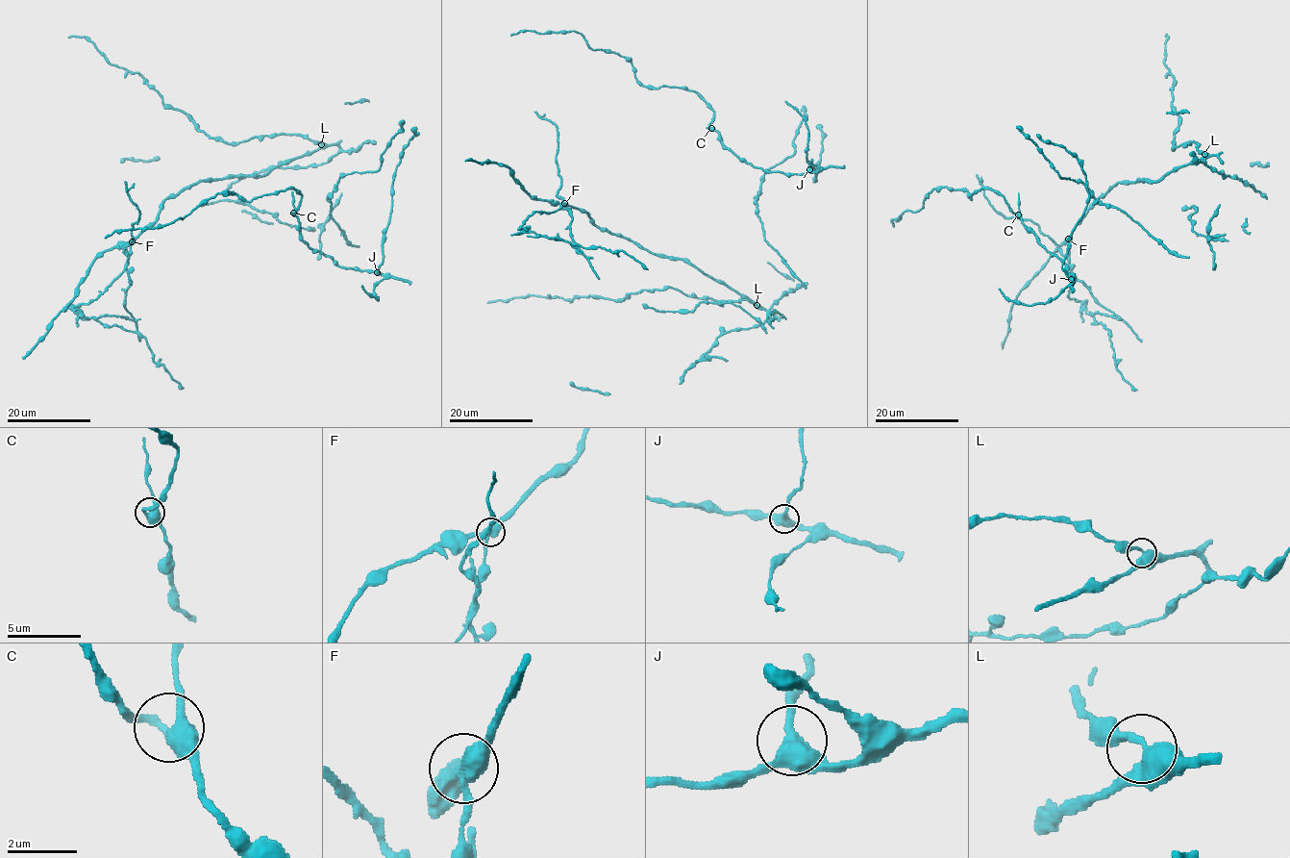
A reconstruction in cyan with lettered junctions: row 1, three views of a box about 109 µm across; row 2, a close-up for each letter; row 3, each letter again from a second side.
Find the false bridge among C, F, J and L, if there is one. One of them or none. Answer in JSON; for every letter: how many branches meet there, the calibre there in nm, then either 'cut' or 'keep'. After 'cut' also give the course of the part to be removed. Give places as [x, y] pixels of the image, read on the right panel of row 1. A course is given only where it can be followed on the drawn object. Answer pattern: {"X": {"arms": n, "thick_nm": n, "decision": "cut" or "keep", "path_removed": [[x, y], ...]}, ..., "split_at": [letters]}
{"C": {"arms": 3, "thick_nm": 400, "decision": "keep"}, "F": {"arms": 3, "thick_nm": 400, "decision": "cut", "path_removed": [[1068, 239], [1072, 283], [1067, 294], [1085, 303], [1096, 323], [1110, 331], [1116, 369], [1137, 390]]}, "J": {"arms": 3, "thick_nm": 400, "decision": "keep"}, "L": {"arms": 3, "thick_nm": 400, "decision": "keep"}, "split_at": ["F"]}

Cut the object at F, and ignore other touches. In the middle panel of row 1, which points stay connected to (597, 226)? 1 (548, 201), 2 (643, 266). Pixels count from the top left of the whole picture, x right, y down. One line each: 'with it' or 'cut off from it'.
1: with it
2: cut off from it

